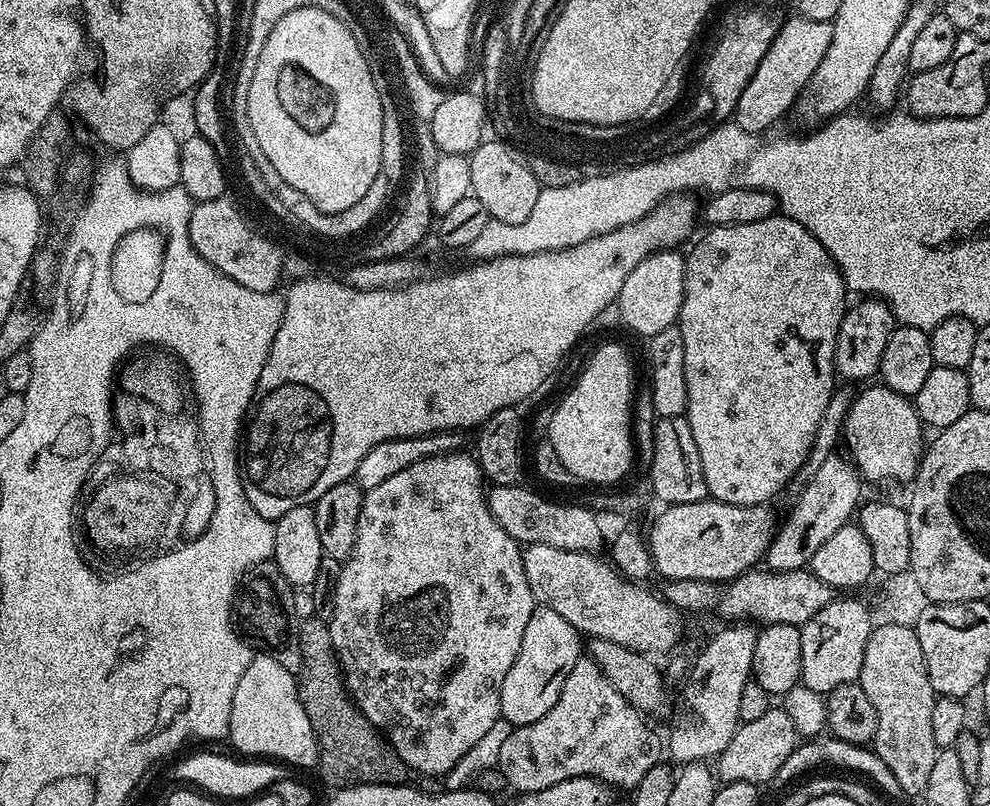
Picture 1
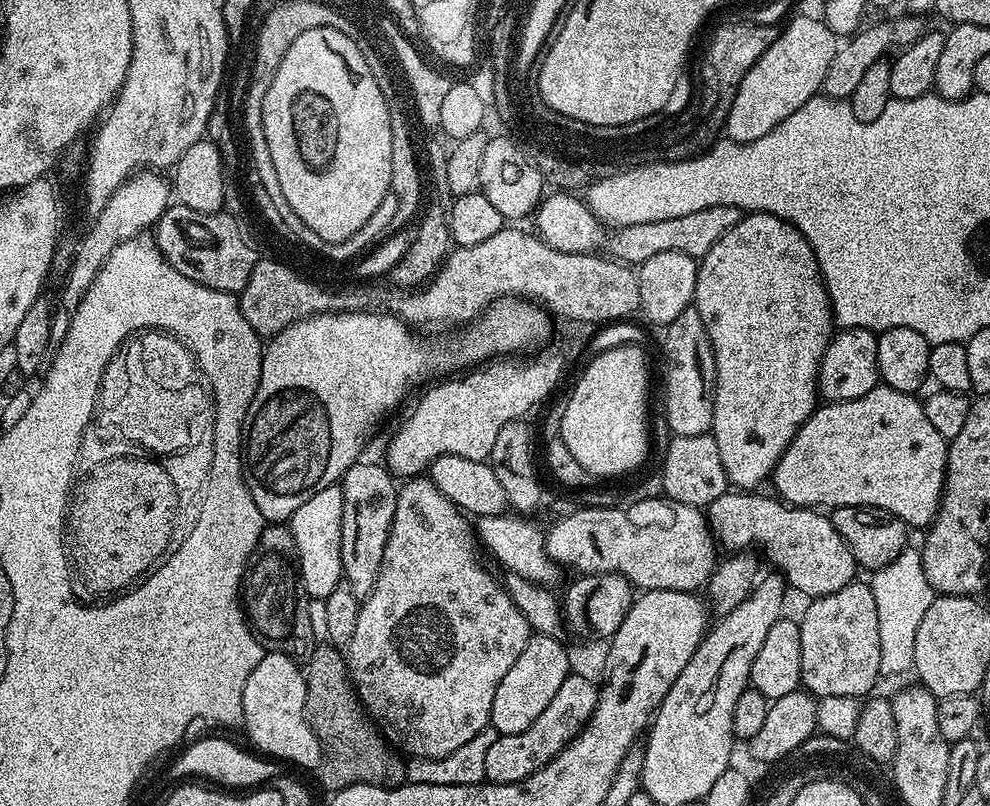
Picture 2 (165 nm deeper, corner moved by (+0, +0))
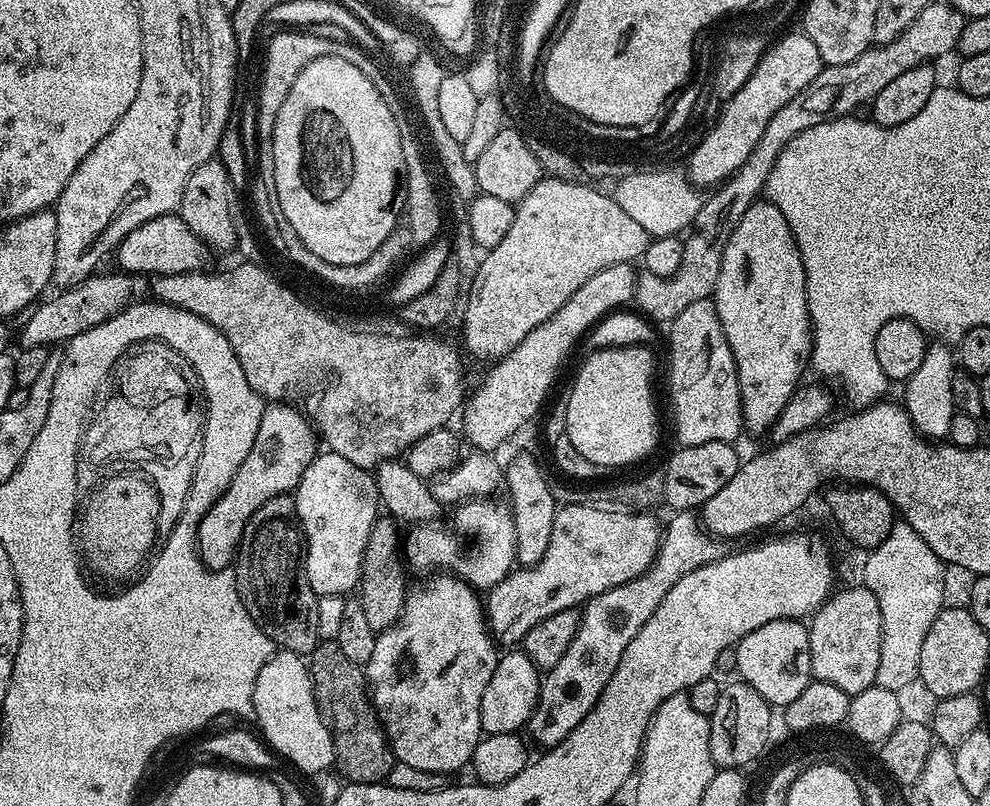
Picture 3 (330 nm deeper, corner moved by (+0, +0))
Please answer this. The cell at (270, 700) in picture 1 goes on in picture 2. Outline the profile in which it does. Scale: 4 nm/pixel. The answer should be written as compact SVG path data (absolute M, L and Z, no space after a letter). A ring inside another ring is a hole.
M265 651L262 662L258 662L250 678L246 678L246 690L242 690L243 731L248 731L261 753L280 762L289 760L300 768L315 769L320 763L322 749L304 716L305 706L306 682L301 665L281 652Z

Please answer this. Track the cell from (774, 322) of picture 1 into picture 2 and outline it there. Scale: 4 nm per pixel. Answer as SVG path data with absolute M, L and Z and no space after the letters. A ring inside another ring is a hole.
M750 212L741 215L738 226L734 230L726 230L714 246L699 261L696 270L696 298L694 306L698 314L702 314L702 326L706 326L706 334L710 338L710 346L714 350L716 363L716 387L712 394L712 426L710 434L718 442L718 454L722 457L722 466L728 475L729 485L740 490L756 490L759 484L769 479L776 463L790 446L798 430L810 418L810 414L818 407L818 385L816 379L820 373L820 363L834 335L832 304L828 301L828 291L824 279L820 277L820 267L814 258L814 250L810 242L793 224L787 224L769 212Z

